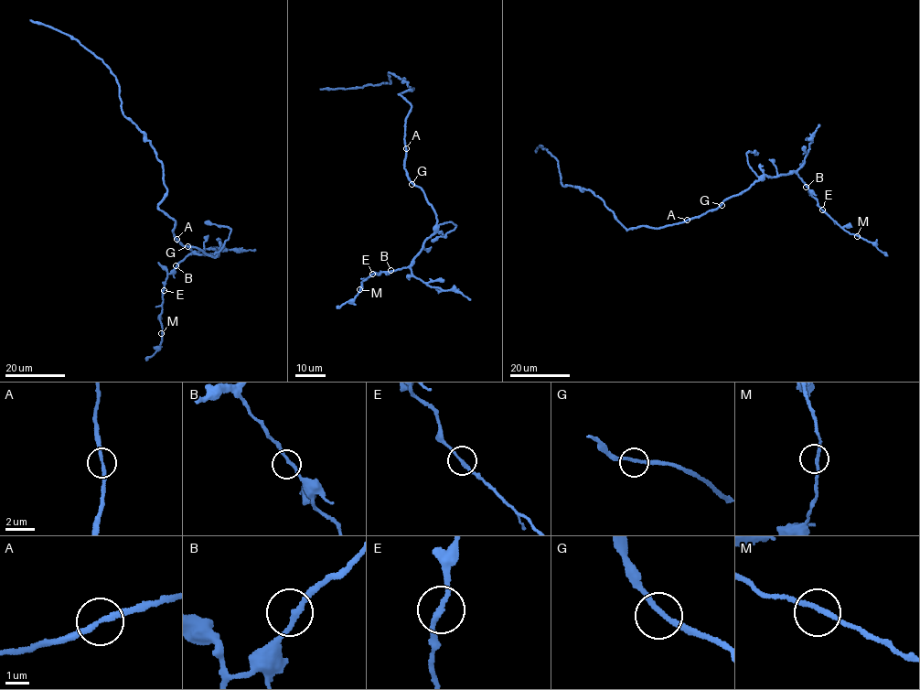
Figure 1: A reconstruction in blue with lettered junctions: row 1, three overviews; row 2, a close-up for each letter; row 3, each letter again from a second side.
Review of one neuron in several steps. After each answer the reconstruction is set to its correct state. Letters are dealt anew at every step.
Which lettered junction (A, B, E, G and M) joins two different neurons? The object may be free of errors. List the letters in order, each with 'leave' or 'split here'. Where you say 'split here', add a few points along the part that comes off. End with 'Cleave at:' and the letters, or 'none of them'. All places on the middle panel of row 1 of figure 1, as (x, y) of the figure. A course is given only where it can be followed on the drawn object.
A: leave
B: leave
E: leave
G: leave
M: leave
Cleave at: none of them

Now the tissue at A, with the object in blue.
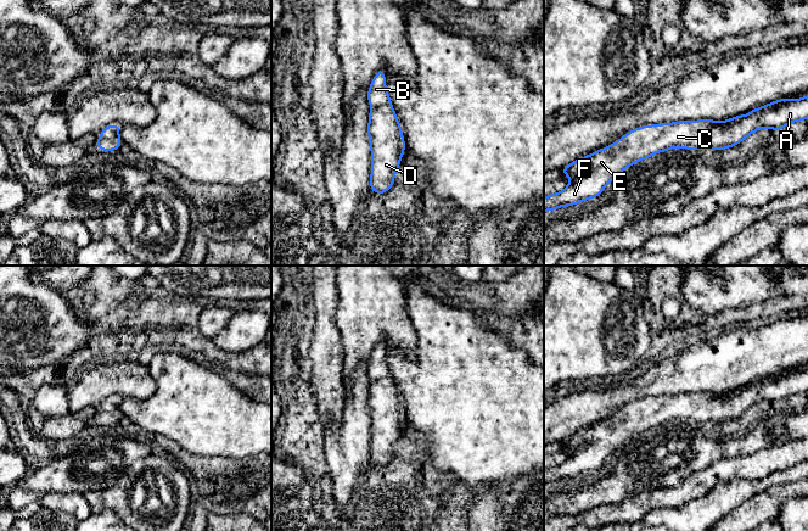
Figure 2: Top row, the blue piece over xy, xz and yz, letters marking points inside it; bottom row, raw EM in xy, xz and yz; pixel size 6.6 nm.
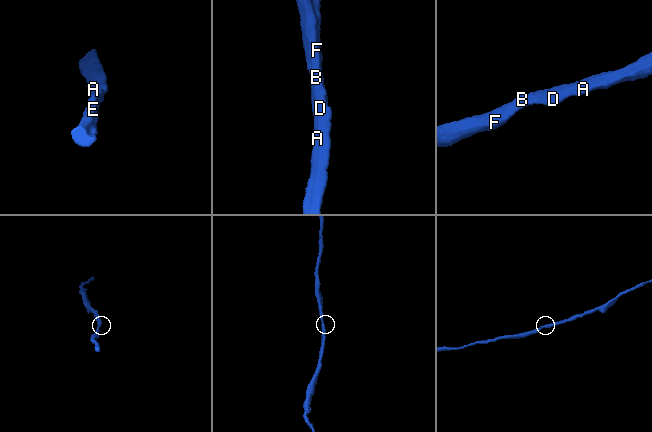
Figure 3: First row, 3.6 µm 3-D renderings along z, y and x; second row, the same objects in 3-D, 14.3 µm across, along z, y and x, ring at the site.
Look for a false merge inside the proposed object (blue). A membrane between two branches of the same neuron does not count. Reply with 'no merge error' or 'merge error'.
no merge error

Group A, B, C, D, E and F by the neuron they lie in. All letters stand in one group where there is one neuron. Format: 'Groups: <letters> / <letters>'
Groups: A B C D E F

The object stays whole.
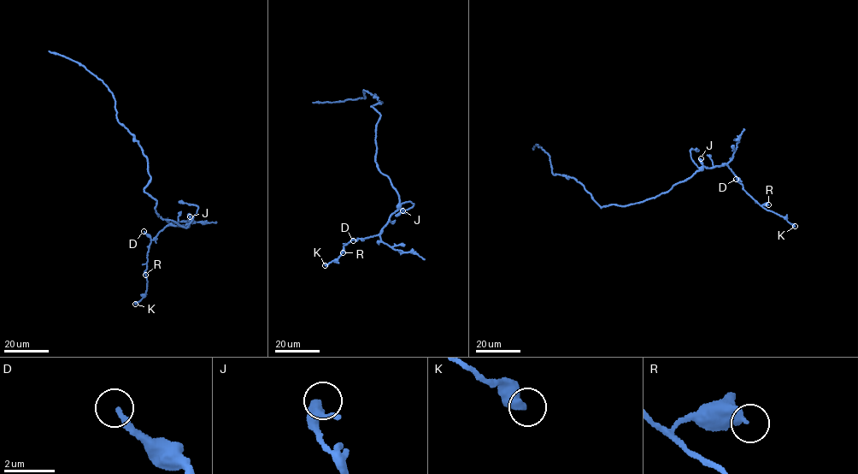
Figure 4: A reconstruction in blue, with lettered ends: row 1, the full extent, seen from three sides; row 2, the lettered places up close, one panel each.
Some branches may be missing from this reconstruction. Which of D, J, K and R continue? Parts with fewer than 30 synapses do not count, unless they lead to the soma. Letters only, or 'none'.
none

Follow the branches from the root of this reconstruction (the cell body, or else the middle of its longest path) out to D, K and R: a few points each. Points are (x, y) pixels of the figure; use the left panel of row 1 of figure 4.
D: (154, 208), (162, 219), (173, 221), (185, 228), (188, 226), (166, 225), (153, 239), (143, 231)
K: (154, 208), (162, 219), (188, 226), (166, 225), (151, 239), (145, 272), (147, 288), (135, 304)
R: (154, 208), (162, 219), (173, 221), (185, 228), (188, 226), (170, 224), (158, 233), (149, 245), (145, 275)

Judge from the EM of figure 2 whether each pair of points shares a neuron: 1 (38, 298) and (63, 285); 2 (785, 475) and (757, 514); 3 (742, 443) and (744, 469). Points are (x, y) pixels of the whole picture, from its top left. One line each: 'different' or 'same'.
1: different
2: different
3: different

